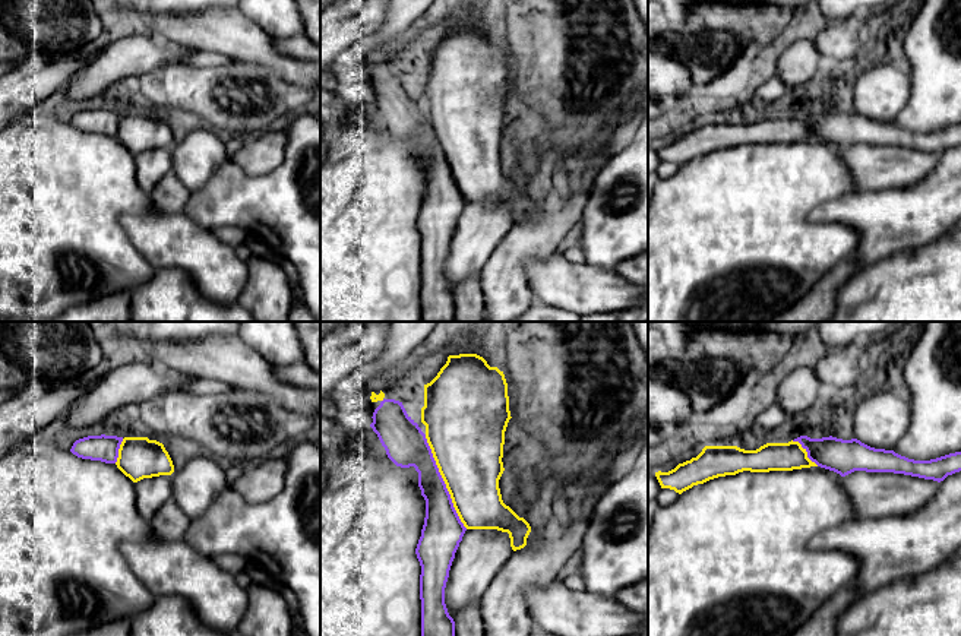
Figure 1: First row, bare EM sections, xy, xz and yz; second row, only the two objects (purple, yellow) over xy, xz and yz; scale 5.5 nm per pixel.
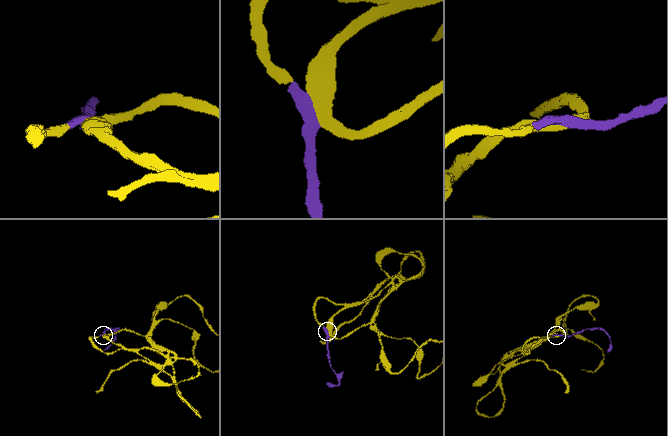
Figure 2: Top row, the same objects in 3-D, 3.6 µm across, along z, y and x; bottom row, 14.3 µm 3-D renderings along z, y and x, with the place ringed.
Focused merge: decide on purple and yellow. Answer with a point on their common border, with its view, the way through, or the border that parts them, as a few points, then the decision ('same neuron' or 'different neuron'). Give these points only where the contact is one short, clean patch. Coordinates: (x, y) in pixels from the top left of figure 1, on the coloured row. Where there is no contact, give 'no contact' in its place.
meets purple in xz at (443, 481); same neuron

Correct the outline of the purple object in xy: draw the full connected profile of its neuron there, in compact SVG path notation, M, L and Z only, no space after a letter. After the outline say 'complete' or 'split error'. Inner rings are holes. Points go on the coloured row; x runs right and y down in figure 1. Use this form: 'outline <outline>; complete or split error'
outline M88 436L73 443L70 452L82 459L116 463L123 437L117 436Z; complete

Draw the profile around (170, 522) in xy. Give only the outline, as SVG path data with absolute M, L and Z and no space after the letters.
M168 499L158 509L151 523L159 538L167 541L184 541L186 531L190 525L190 518L173 499Z

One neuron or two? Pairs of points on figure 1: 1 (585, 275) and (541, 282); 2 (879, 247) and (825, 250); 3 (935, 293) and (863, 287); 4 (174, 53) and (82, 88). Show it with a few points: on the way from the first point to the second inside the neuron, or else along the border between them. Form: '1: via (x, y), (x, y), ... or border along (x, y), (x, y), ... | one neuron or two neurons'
1: via (575, 282), (552, 282) | one neuron
2: border along (834, 222), (859, 234), (852, 255) | two neurons
3: via (917, 293), (881, 293) | one neuron
4: via (151, 54), (136, 54), (106, 67) | one neuron

